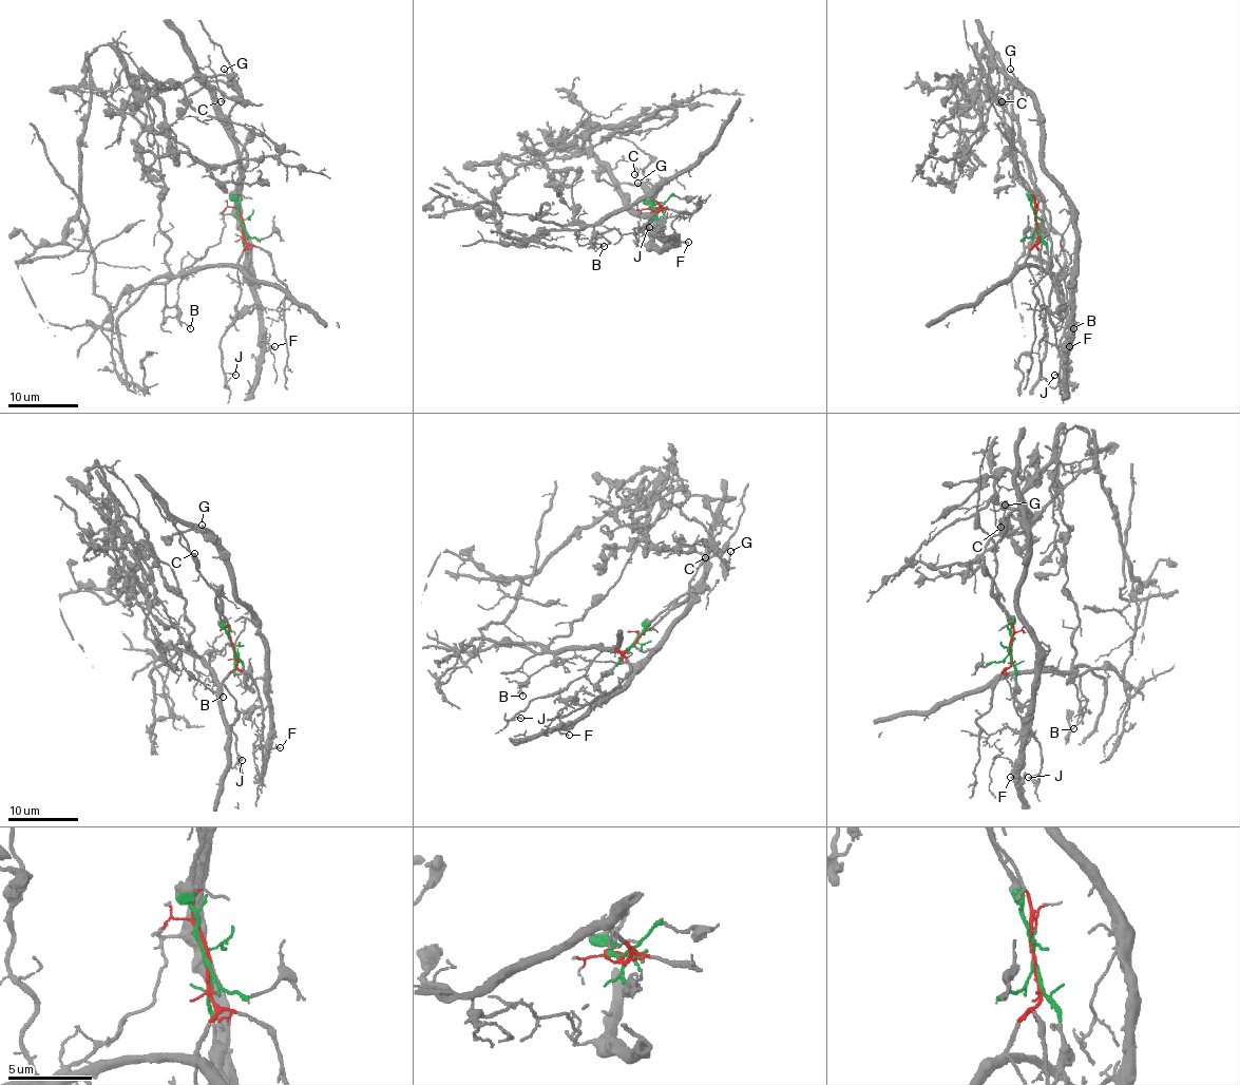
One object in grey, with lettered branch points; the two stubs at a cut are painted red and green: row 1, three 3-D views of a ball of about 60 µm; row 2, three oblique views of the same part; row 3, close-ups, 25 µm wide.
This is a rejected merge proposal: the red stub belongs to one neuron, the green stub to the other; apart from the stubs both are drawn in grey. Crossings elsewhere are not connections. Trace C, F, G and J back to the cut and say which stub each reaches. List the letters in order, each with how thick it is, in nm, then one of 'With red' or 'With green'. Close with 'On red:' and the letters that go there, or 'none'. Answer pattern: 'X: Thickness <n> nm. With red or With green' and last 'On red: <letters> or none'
C: Thickness 140 nm. With green
F: Thickness 140 nm. With green
G: Thickness 160 nm. With green
J: Thickness 120 nm. With red
On red: J

